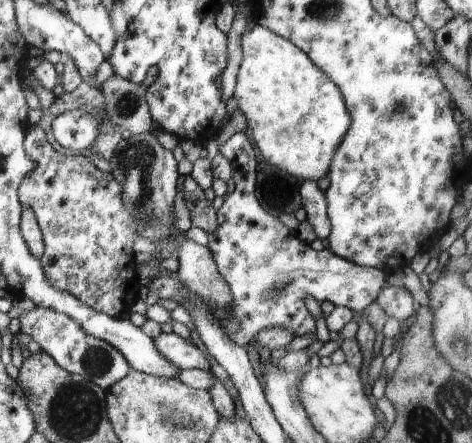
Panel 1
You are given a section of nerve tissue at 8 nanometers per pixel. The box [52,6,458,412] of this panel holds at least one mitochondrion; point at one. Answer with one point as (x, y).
(135, 162)

